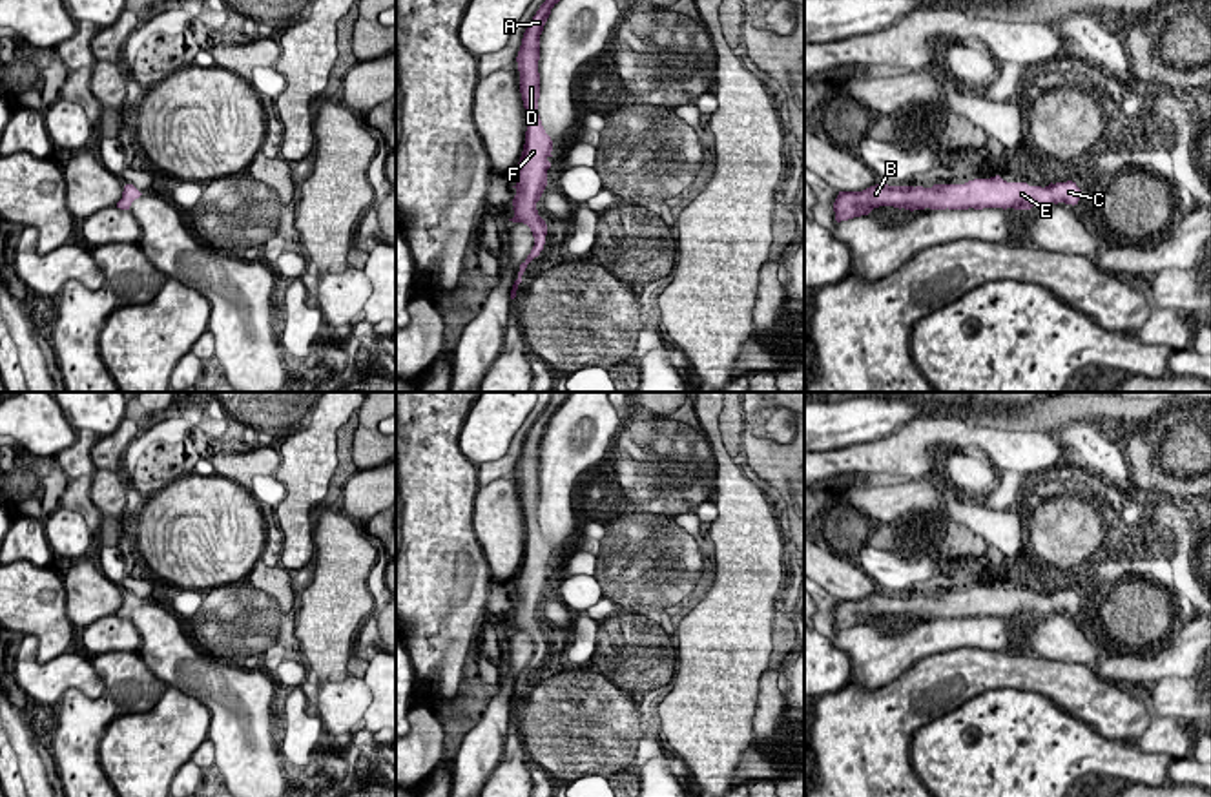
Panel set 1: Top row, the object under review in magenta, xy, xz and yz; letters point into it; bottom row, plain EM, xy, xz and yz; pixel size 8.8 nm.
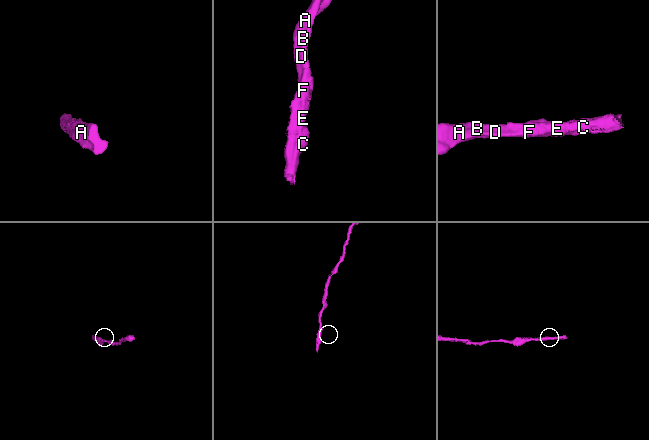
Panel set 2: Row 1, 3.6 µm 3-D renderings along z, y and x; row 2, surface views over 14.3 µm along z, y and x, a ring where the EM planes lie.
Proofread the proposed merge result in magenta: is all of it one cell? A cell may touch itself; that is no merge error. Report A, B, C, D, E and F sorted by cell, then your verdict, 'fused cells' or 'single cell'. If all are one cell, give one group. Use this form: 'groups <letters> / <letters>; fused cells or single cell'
groups A B C D E F; single cell

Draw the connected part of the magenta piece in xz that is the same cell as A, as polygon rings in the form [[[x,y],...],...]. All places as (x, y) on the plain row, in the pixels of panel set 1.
[[[553,392],[549,405],[540,414],[533,429],[529,430],[522,454],[516,465],[520,480],[520,502],[525,516],[527,540],[525,553],[516,578],[516,604],[512,607],[514,626],[512,631],[523,631],[531,637],[534,646],[534,655],[527,668],[520,673],[518,688],[512,693],[511,708],[516,706],[518,693],[527,673],[540,664],[545,653],[547,633],[538,624],[536,611],[540,609],[547,595],[547,578],[551,571],[547,569],[553,560],[553,549],[545,542],[540,523],[538,523],[538,507],[540,507],[540,443],[551,423],[551,418],[560,410],[560,407],[569,398],[569,392]]]

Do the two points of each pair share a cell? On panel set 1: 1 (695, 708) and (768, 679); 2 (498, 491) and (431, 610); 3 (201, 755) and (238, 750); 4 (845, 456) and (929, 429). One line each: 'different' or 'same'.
1: different
2: different
3: different
4: same

